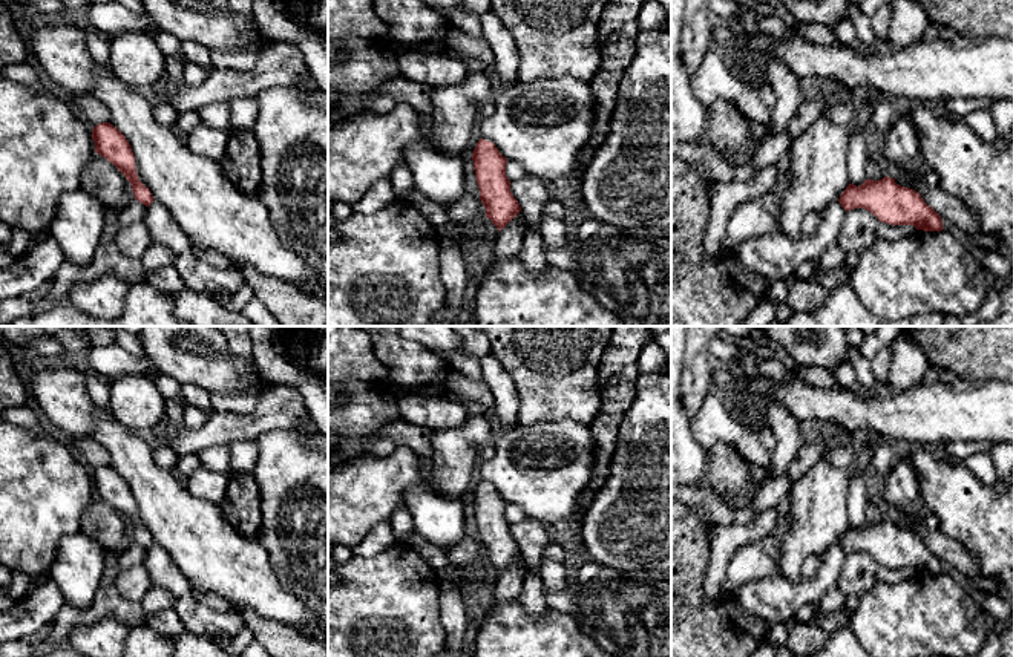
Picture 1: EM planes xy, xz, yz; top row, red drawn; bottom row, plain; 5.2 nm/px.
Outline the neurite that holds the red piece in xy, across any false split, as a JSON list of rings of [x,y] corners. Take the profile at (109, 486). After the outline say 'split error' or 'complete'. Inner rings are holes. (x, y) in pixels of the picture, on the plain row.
[[[101,466],[93,470],[92,482],[95,495],[112,505],[130,525],[135,542],[149,550],[153,539],[136,518],[135,499],[126,479],[110,466]]]; complete

